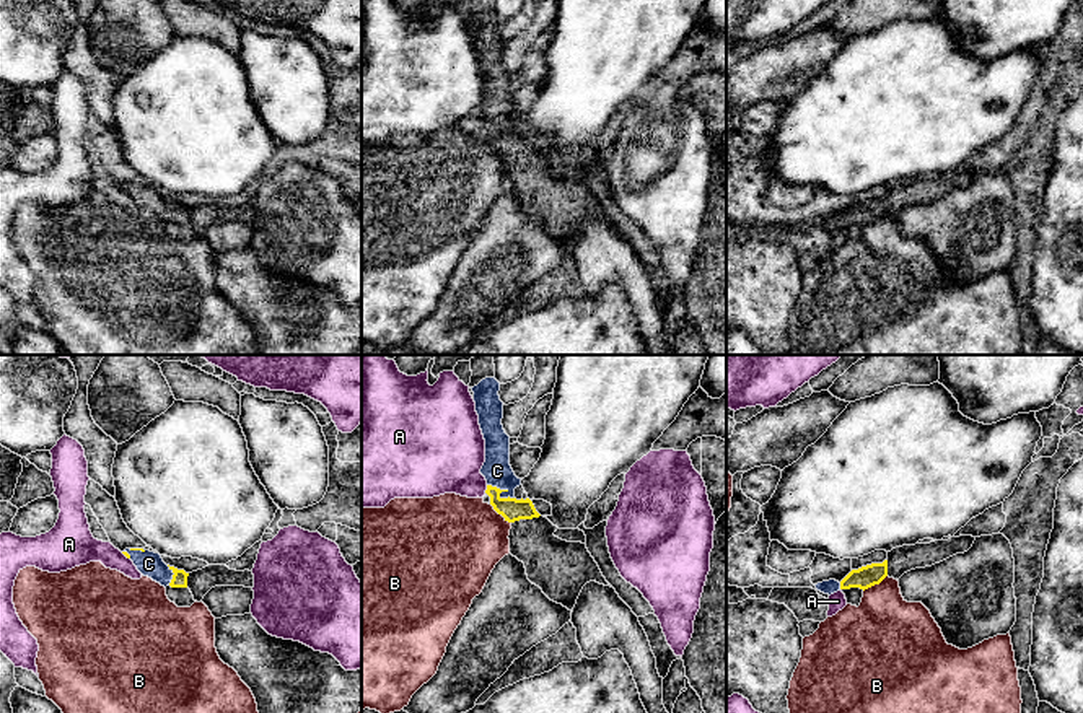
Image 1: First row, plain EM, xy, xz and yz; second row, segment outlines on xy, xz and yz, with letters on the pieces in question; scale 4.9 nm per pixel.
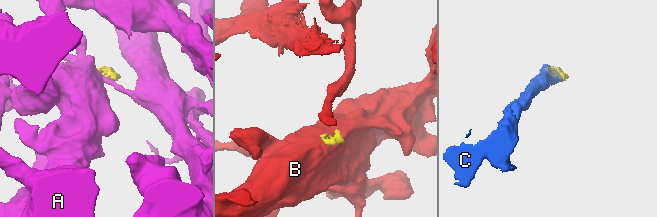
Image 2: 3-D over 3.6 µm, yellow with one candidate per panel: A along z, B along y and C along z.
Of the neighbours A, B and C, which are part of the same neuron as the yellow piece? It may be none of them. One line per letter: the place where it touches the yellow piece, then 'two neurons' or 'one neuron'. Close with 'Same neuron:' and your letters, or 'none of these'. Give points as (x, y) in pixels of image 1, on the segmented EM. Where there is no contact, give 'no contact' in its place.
A: xz (487, 489) | two neurons
B: xz (500, 513) | two neurons
C: xz (500, 492) | one neuron
Same neuron: C

